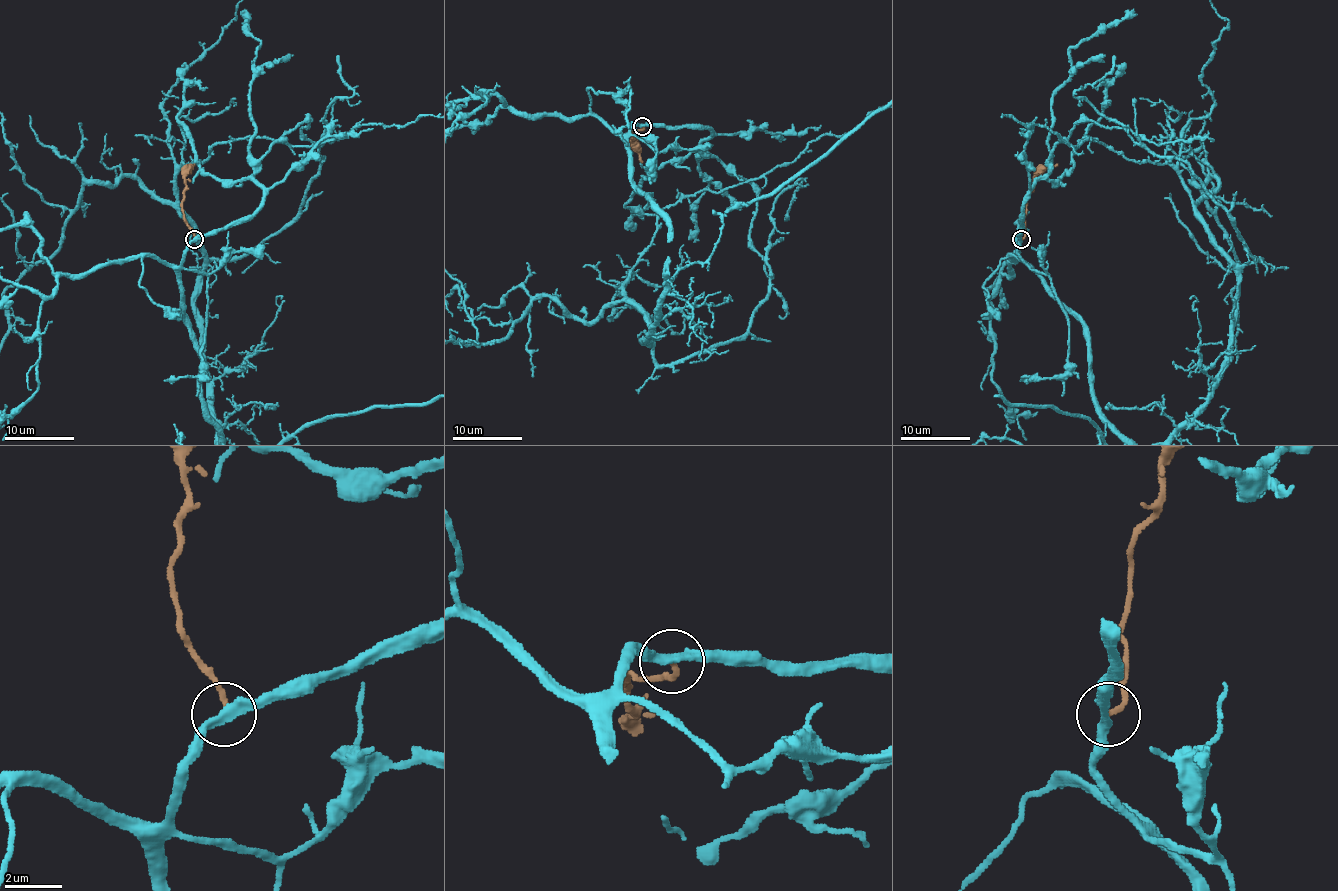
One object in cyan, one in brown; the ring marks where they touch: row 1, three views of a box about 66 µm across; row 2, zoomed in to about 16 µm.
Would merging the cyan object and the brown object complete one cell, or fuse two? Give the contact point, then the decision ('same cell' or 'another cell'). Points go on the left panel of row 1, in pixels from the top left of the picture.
place (194, 239); another cell

